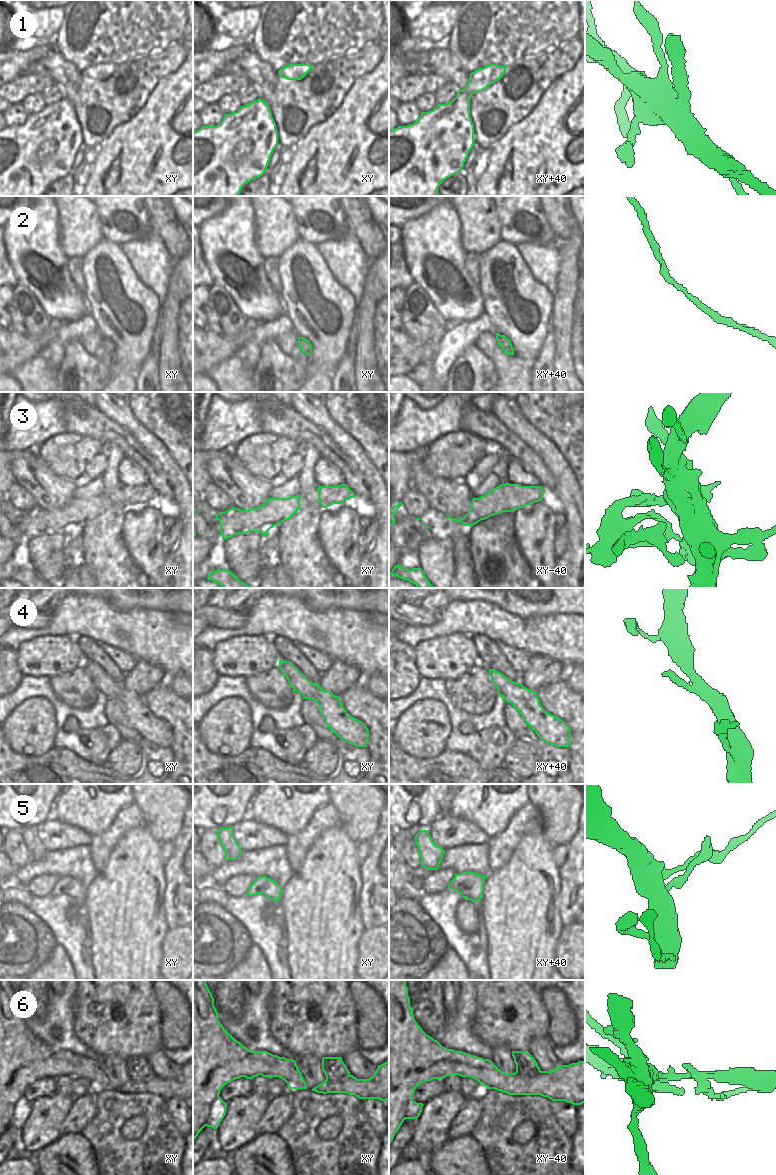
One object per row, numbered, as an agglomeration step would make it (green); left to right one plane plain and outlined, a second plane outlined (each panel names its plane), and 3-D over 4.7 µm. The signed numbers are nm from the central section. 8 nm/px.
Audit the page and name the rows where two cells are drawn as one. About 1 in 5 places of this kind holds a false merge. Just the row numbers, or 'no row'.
3, 5, 6

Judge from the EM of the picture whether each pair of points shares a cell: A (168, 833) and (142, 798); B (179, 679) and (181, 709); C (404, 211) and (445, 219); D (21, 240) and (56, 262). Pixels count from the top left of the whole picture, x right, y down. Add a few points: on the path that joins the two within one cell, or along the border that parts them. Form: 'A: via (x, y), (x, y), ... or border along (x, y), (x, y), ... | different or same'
A: via (164, 824), (164, 820), (151, 807) | same
B: border along (170, 687), (176, 694), (182, 697) | different
C: border along (437, 206), (424, 214), (407, 220), (401, 226) | different
D: via (30, 244), (38, 252), (47, 256) | same

